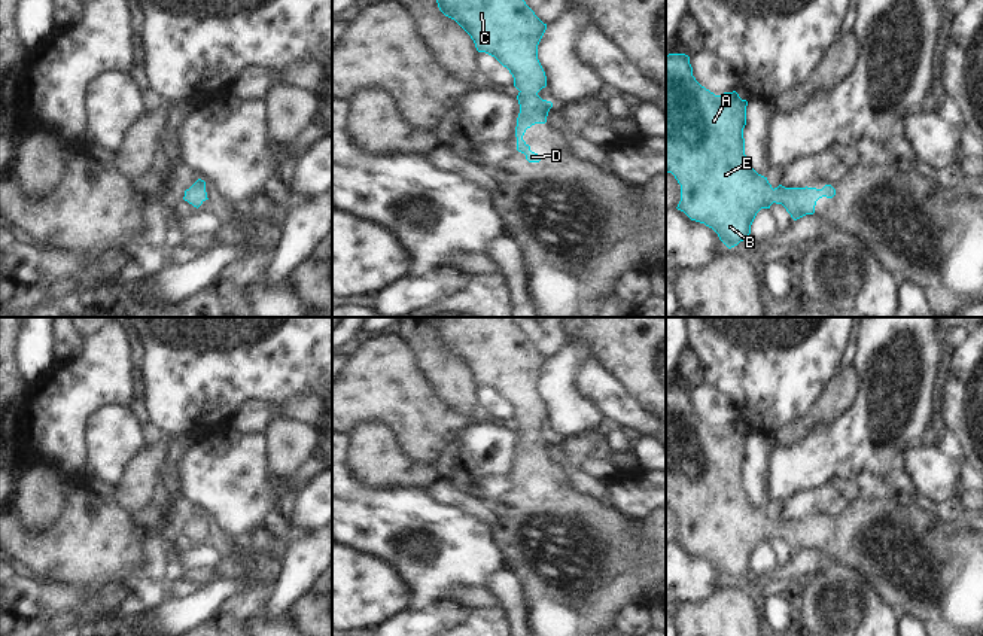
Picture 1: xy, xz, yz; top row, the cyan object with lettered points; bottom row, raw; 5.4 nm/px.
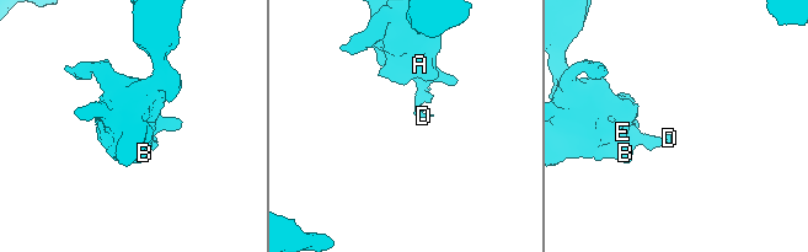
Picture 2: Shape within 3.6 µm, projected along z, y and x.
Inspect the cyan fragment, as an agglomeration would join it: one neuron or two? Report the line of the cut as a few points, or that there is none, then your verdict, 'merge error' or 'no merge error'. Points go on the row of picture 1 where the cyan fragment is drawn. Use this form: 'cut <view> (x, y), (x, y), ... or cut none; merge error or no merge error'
cut none; no merge error

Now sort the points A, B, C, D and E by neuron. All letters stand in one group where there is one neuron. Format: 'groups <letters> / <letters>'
groups A B C D E

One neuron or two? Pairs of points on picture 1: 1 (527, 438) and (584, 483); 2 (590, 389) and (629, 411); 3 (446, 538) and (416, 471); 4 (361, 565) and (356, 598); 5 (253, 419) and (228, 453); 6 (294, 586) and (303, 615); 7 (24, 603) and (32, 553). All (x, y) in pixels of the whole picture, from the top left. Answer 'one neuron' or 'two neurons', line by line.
1: two neurons
2: one neuron
3: two neurons
4: one neuron
5: two neurons
6: two neurons
7: two neurons

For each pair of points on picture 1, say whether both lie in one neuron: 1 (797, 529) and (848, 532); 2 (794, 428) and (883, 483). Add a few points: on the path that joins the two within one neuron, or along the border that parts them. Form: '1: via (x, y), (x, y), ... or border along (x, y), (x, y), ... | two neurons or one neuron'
1: via (809, 532), (836, 532) | one neuron
2: border along (837, 417), (794, 443), (776, 443) | two neurons

